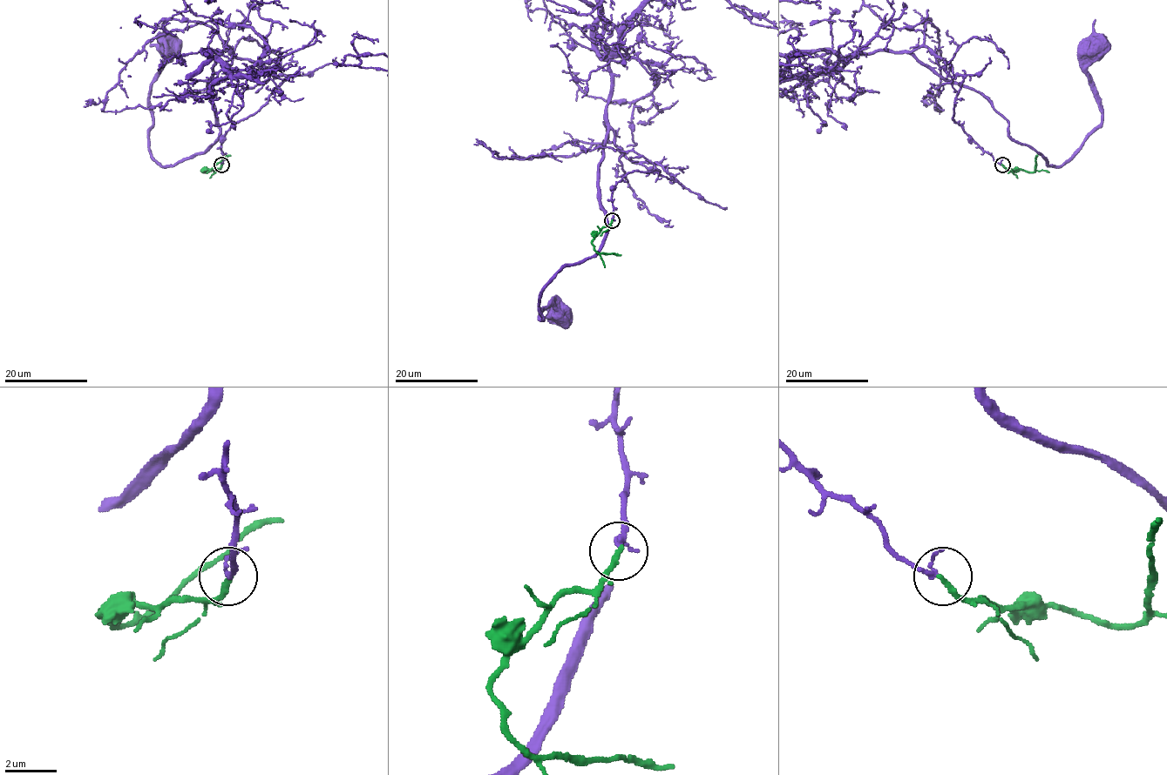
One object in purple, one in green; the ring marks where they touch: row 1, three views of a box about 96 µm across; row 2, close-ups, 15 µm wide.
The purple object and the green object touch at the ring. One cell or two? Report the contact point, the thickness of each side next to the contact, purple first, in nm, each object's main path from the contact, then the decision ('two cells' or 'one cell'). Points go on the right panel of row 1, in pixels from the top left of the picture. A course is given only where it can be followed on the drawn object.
(1002, 165) | 130/200 nm | purple via (1001, 164), (953, 119), (963, 77), (926, 46), (911, 53), (1061, 166), (1102, 121), (1094, 49) | green via (1002, 164), (1007, 168), (1030, 172), (1034, 170), (1037, 156) | two cells

